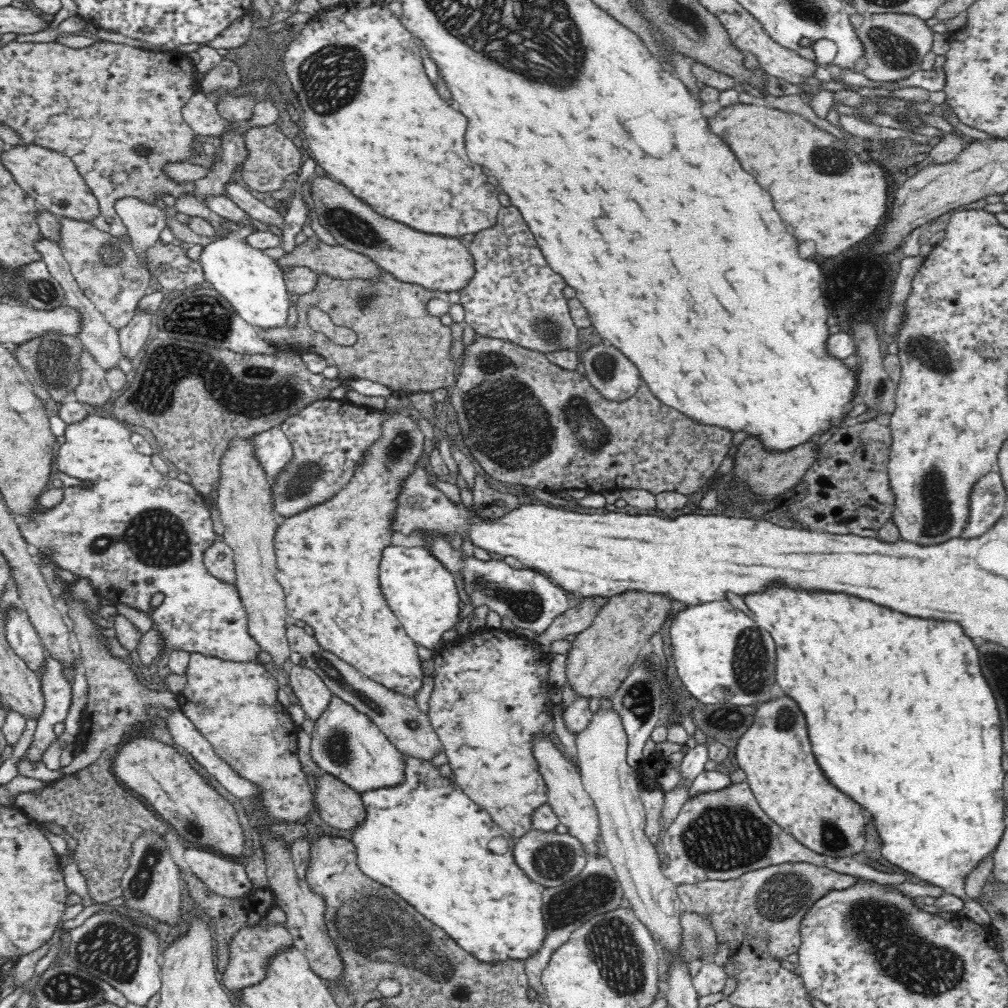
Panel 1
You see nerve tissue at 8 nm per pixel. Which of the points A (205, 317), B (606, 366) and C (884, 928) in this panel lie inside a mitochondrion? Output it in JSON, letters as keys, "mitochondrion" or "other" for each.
{"A":"mitochondrion","B":"mitochondrion","C":"mitochondrion"}

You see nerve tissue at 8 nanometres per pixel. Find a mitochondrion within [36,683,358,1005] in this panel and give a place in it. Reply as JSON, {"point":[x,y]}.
{"point":[113,948]}

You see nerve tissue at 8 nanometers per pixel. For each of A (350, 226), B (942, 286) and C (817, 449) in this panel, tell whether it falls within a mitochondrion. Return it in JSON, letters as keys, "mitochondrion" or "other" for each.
{"A":"mitochondrion","B":"other","C":"other"}

